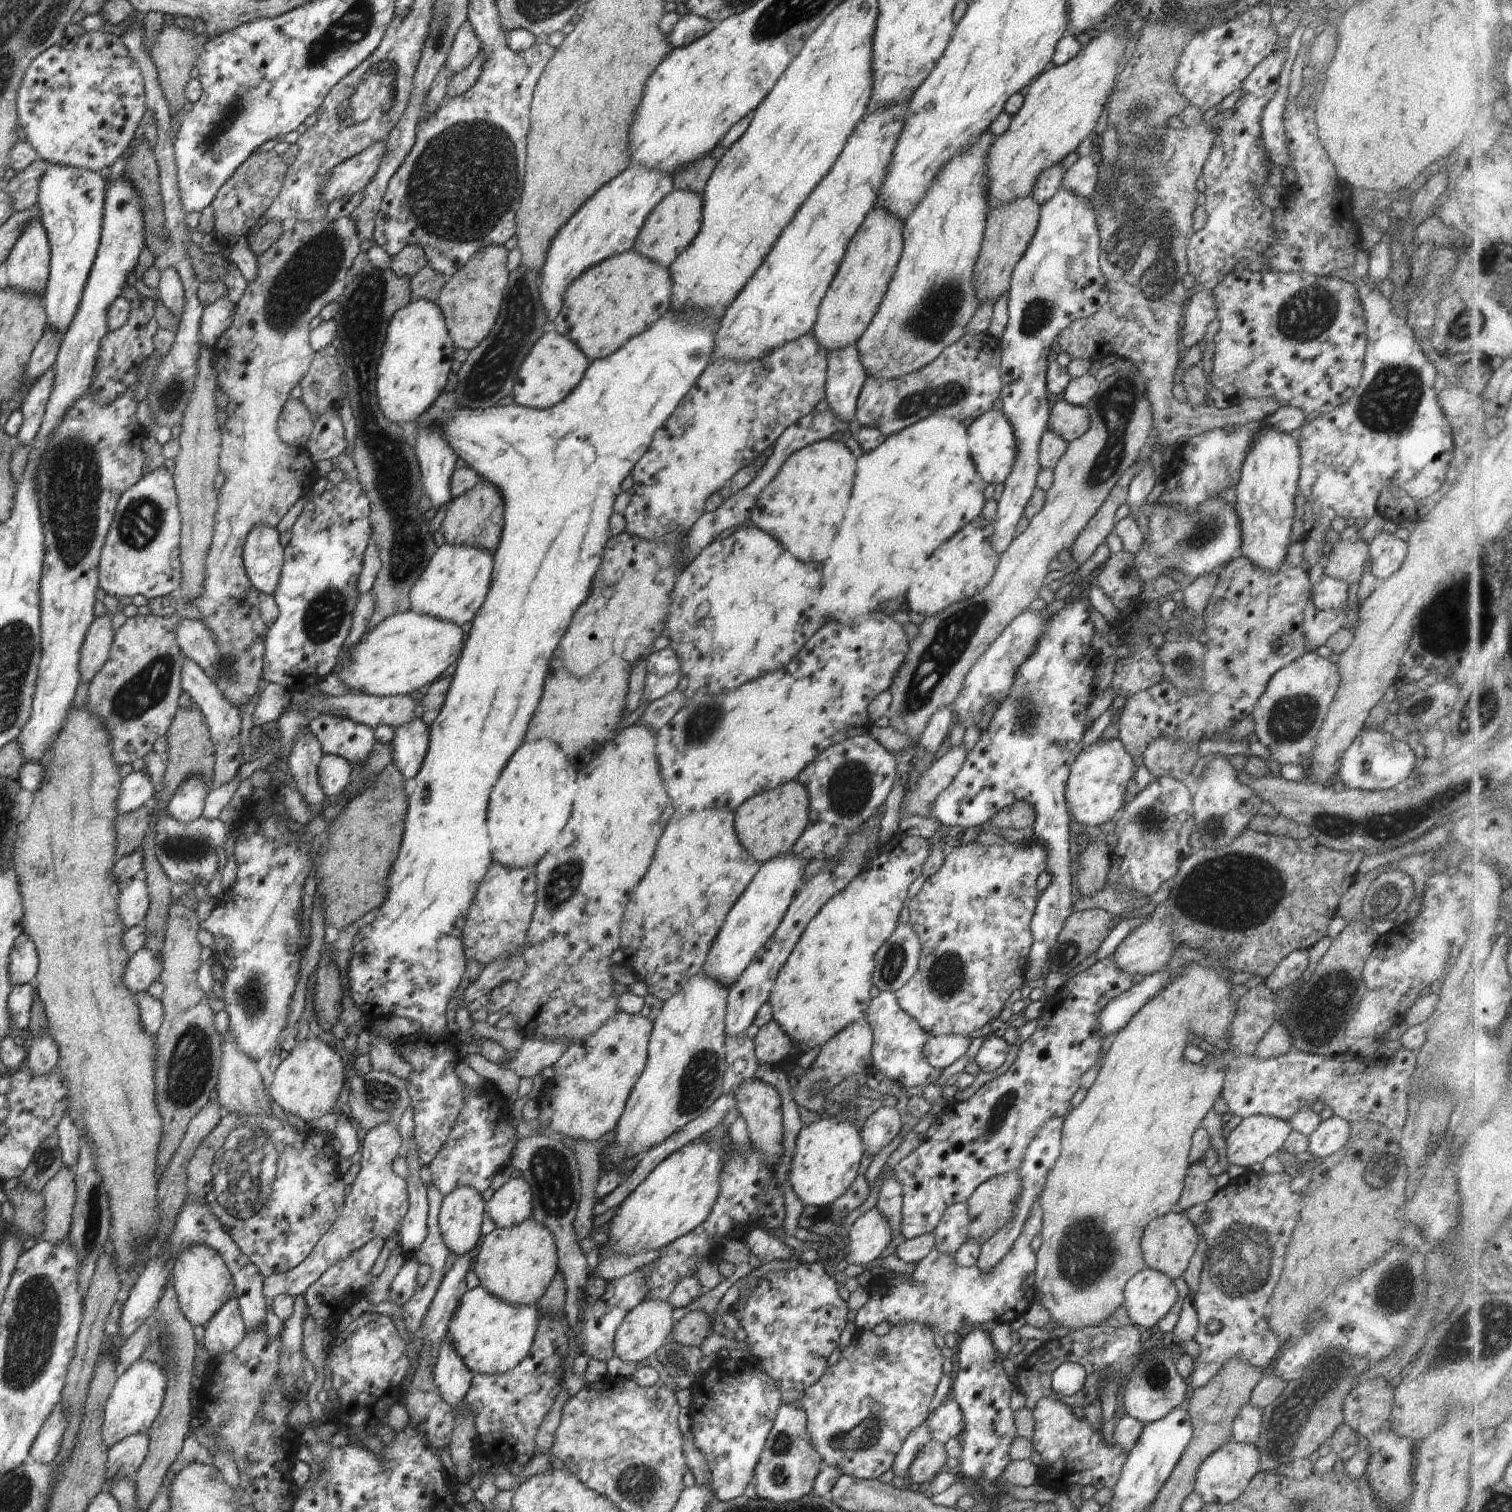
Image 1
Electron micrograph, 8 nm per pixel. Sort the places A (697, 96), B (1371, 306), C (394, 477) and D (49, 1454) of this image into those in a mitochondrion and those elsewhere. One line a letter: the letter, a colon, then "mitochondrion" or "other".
A: other
B: other
C: mitochondrion
D: other

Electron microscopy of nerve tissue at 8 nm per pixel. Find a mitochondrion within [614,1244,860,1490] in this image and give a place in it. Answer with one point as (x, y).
(783, 1442)

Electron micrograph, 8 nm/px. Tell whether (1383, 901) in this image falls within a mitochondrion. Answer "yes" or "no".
yes

